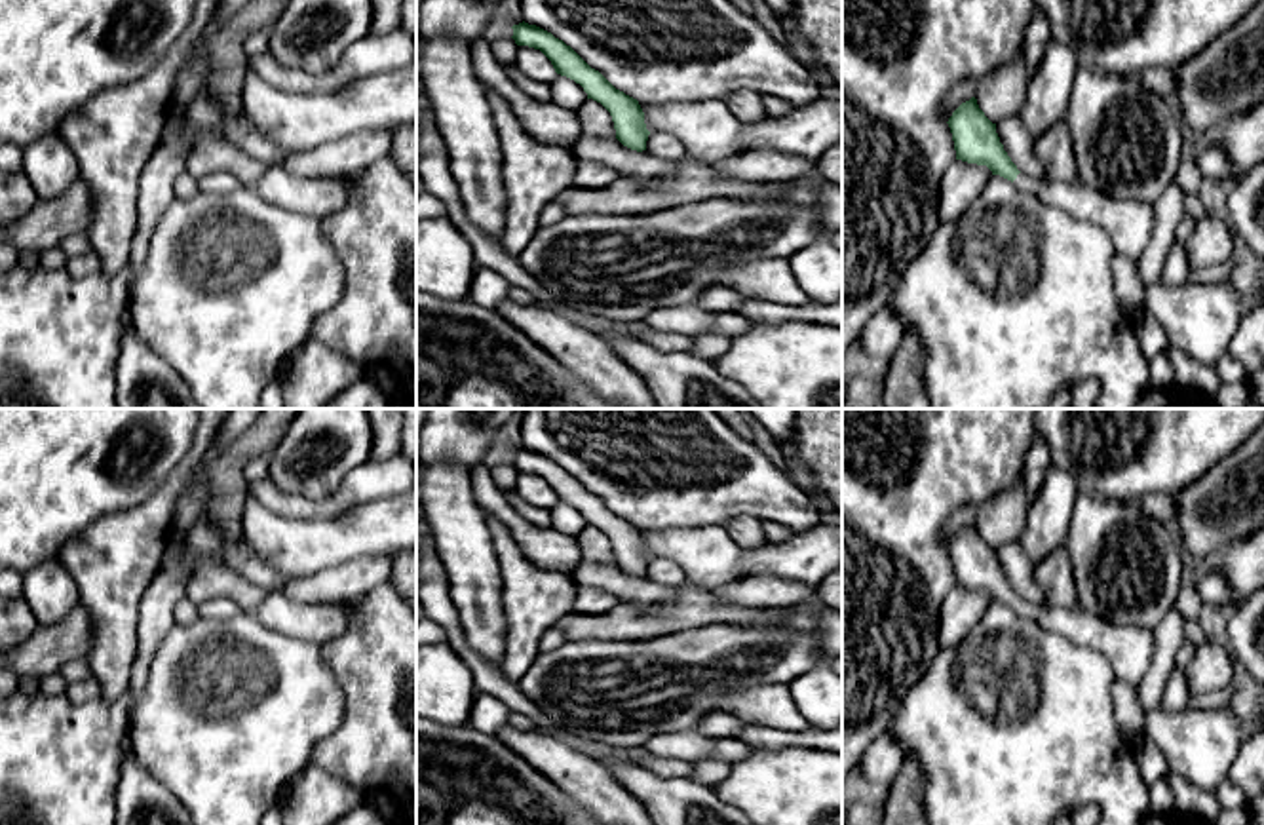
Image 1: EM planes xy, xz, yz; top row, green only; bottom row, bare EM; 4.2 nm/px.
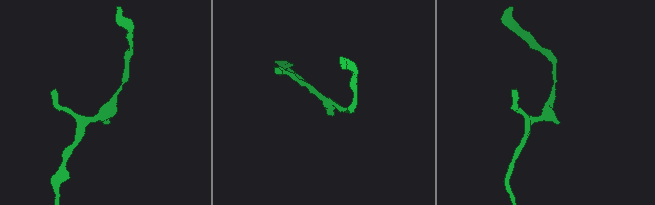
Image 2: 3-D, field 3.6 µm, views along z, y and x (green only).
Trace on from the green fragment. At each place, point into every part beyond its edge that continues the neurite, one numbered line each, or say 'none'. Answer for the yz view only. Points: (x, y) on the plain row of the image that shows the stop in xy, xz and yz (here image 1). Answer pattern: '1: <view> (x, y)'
1: yz (1129, 651)

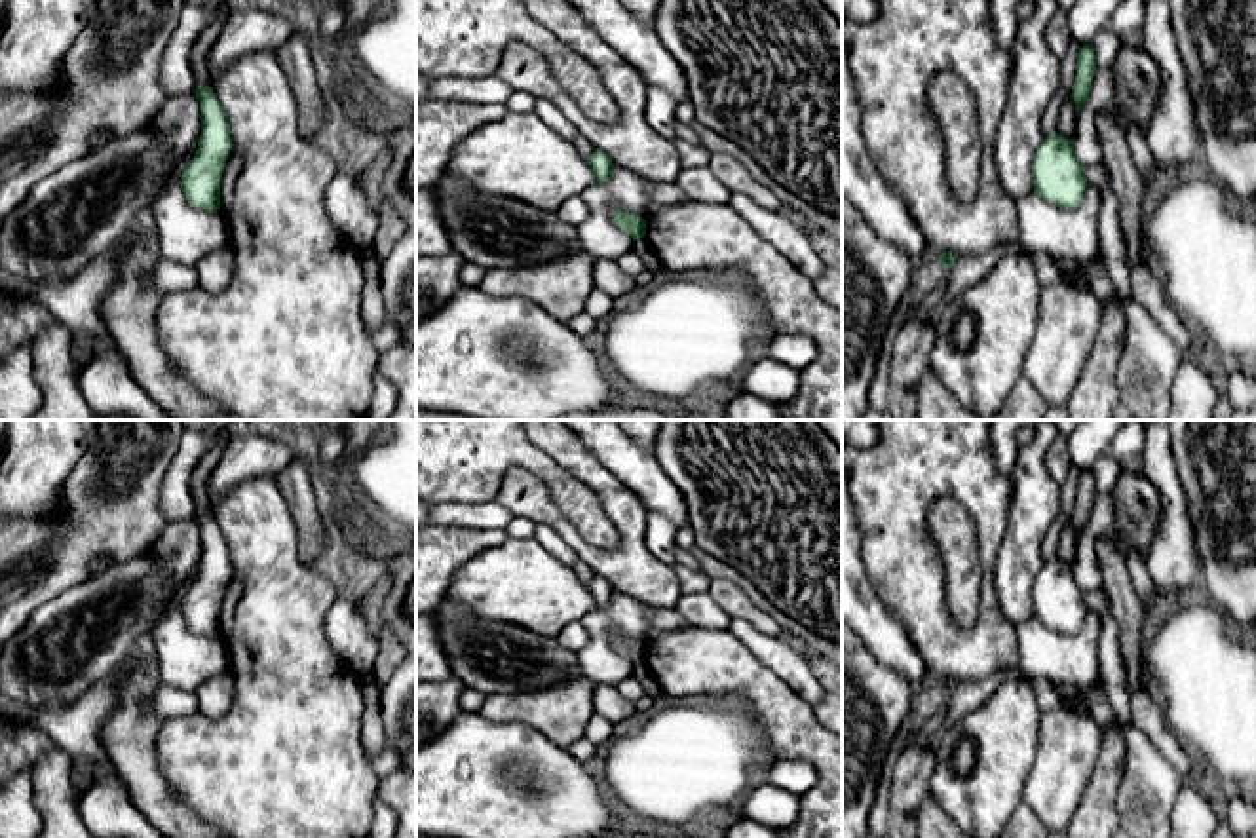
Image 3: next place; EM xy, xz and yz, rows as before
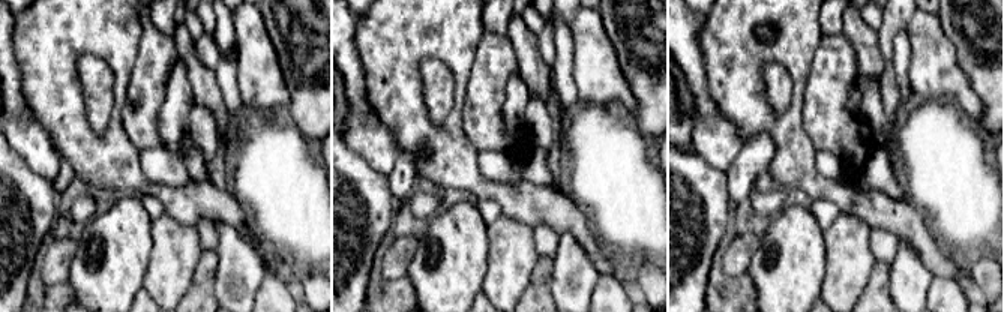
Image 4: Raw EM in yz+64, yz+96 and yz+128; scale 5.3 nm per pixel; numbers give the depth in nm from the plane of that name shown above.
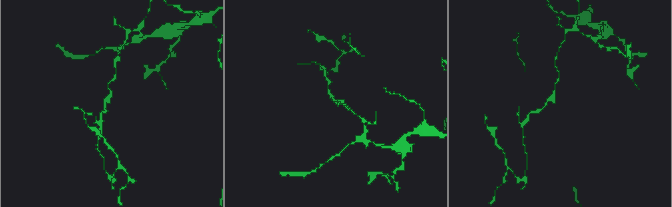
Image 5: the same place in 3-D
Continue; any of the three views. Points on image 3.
none

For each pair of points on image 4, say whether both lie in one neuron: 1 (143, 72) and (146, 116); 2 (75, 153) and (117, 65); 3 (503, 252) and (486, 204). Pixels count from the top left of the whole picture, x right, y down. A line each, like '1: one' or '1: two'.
1: one
2: one
3: two

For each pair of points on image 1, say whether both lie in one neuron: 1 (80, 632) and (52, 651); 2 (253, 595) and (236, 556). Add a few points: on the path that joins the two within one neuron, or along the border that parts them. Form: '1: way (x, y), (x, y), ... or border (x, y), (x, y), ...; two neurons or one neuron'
1: way (73, 635), (59, 643); one neuron
2: border (219, 554), (229, 567), (267, 592); two neurons

